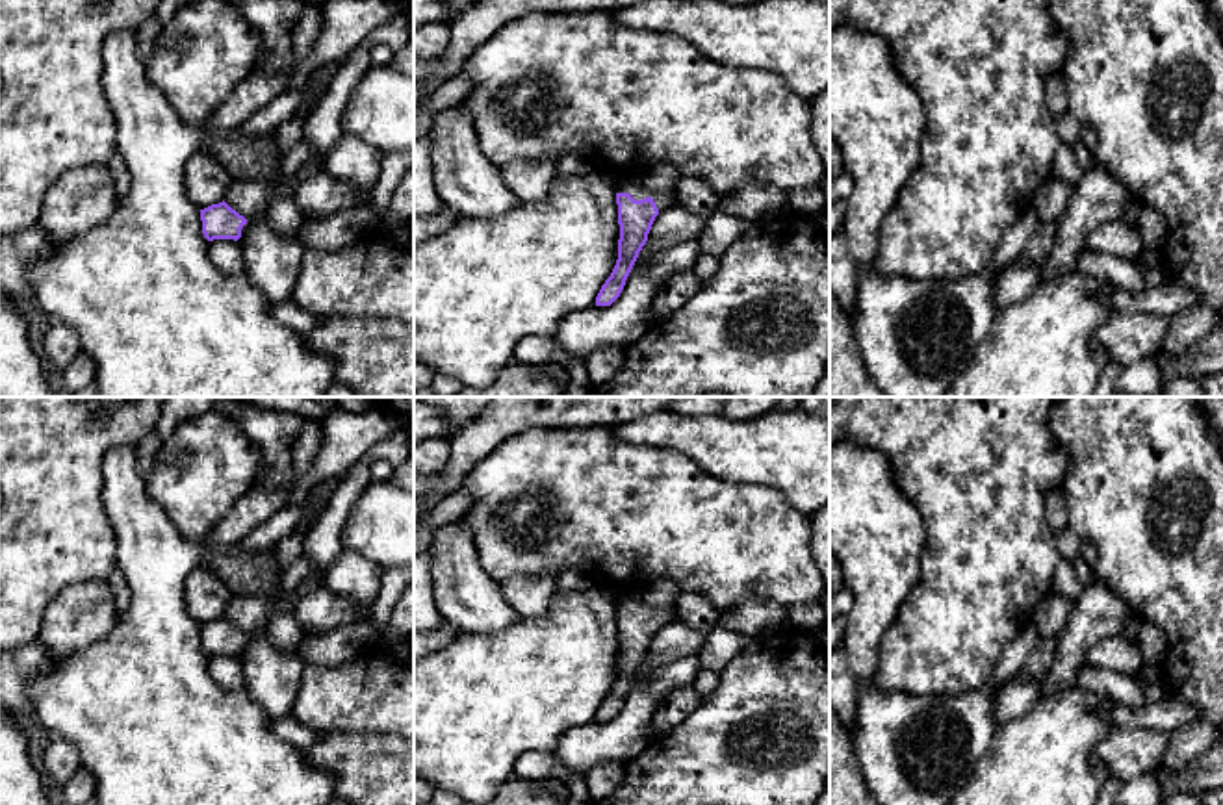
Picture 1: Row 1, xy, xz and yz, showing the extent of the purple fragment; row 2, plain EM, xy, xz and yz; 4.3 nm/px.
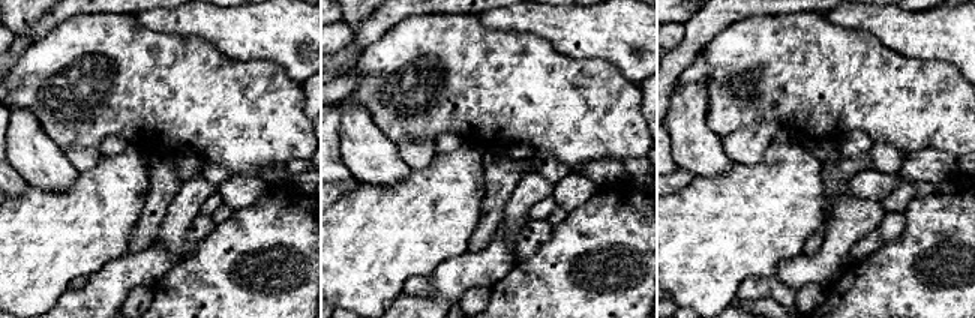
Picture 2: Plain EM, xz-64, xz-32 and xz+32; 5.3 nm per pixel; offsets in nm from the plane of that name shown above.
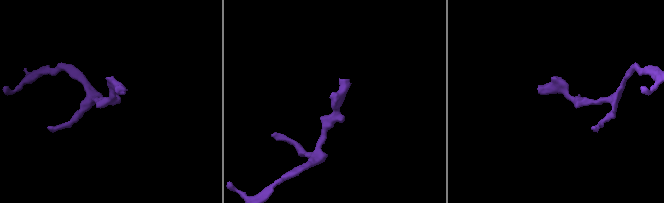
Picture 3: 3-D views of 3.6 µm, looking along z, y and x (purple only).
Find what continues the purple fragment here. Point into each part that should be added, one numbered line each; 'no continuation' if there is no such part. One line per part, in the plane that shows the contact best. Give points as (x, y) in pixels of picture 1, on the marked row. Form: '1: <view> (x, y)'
1: xz (633, 186)

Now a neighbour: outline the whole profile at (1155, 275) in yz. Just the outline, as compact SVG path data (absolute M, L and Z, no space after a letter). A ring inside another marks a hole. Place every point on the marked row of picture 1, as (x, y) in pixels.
M1139 256L1134 258L1132 262L1134 262L1134 265L1138 267L1138 271L1139 271L1139 275L1141 275L1147 289L1156 288L1156 286L1160 286L1160 284L1164 284L1164 282L1167 280L1165 267L1152 265L1152 267L1145 269L1145 267L1141 265L1141 258L1139 258Z

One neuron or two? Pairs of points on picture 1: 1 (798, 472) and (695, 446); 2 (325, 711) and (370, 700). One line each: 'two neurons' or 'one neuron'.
1: one neuron
2: one neuron

